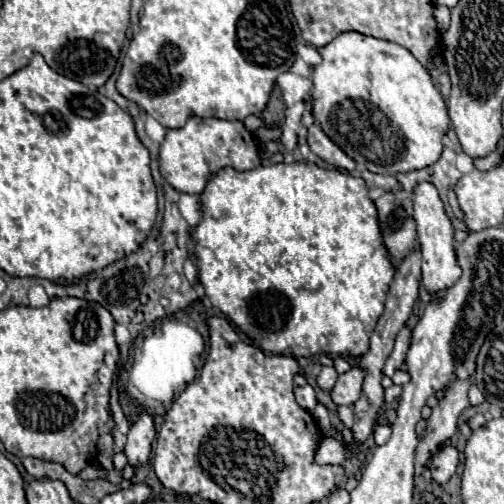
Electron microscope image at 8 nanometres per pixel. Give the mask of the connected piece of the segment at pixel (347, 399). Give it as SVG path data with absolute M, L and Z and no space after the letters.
M358 366L340 374L336 380L336 386L330 390L334 404L346 404L346 406L354 404L360 398L362 380L364 380L364 370L360 370Z

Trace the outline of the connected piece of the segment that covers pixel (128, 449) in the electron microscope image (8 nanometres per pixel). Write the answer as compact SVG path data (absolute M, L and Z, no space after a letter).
M144 412L144 414L140 414L140 418L134 422L134 426L130 428L128 442L126 442L126 446L124 446L124 454L126 454L130 466L138 468L138 466L142 466L142 464L148 462L148 456L150 456L154 438L156 438L154 418Z

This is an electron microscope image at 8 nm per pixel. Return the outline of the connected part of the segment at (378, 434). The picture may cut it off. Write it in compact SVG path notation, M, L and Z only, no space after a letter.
M388 424L378 425L374 429L374 440L376 445L385 444L392 434L391 426Z

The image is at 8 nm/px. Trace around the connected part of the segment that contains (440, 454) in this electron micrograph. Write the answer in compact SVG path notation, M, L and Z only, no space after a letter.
M442 446L430 460L432 478L438 484L446 484L458 466L458 450L454 446Z

